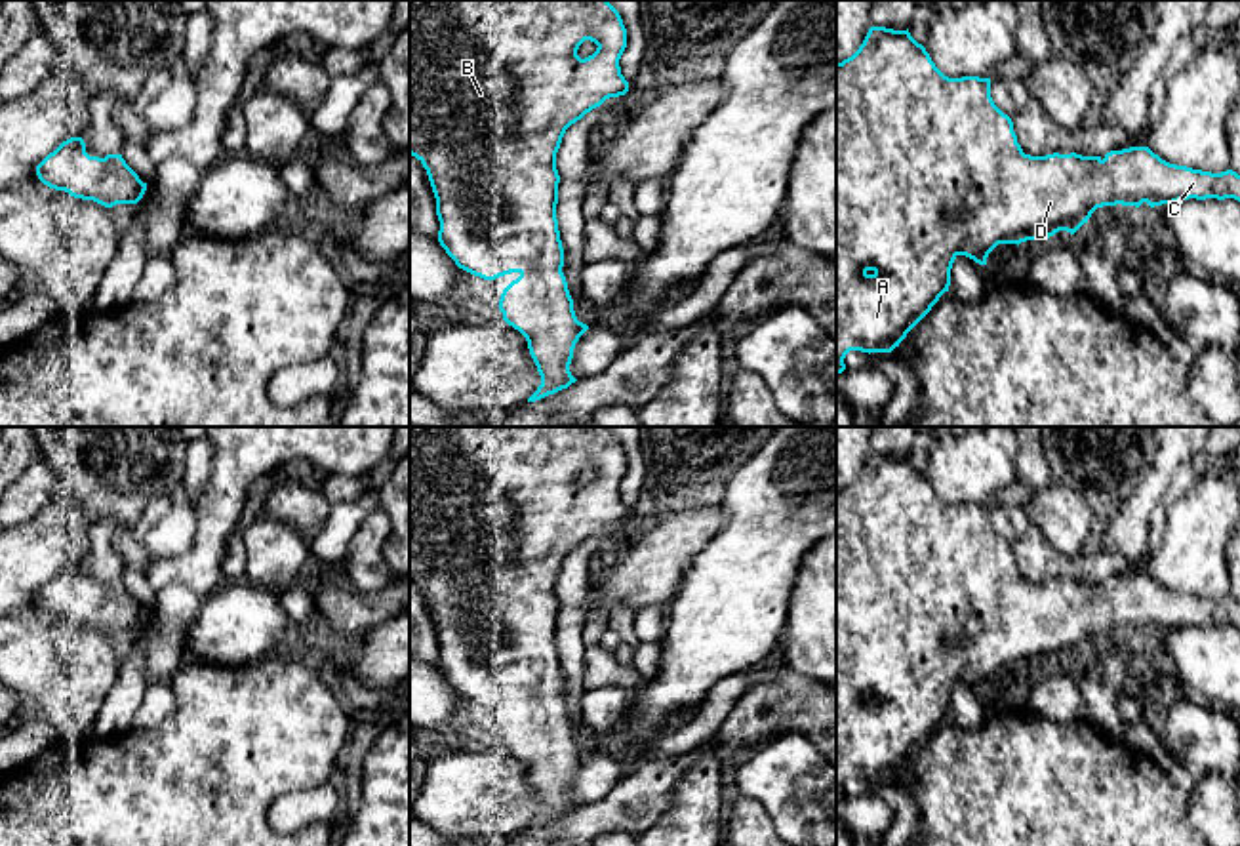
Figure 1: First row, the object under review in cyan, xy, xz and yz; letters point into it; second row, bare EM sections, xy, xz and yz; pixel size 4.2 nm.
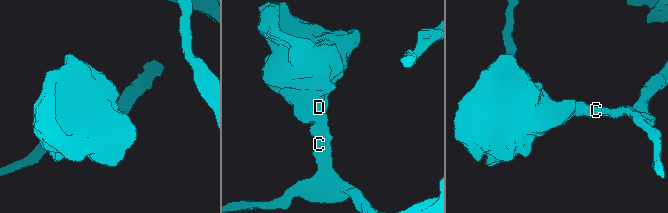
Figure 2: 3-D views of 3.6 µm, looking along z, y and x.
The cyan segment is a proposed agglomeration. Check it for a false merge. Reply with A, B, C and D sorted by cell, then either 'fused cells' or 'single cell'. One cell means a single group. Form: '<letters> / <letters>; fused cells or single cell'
A B C D; single cell

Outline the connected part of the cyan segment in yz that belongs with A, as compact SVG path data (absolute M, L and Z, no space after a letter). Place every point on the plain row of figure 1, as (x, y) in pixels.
M870 453L859 476L836 490L836 802L846 796L844 785L850 777L861 779L891 779L907 764L907 760L931 737L939 724L949 718L950 695L958 682L966 682L979 692L987 692L989 680L998 671L1021 671L1027 667L1044 667L1059 657L1074 661L1097 634L1103 633L1135 633L1147 629L1150 634L1173 631L1179 627L1234 625L1240 629L1240 602L1232 596L1211 600L1177 593L1162 587L1149 574L1130 574L1110 577L1101 583L1070 581L1025 581L1017 570L1013 549L1004 541L990 524L990 505L945 503L922 471L918 471L909 455L893 457L886 453Z

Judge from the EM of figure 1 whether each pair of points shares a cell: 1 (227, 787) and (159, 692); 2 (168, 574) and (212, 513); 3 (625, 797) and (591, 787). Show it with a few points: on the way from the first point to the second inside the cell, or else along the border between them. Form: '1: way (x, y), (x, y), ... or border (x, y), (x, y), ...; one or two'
1: border (172, 684), (176, 707), (153, 726), (130, 728); two
2: way (185, 566), (210, 542), (212, 530); one
3: border (623, 778), (600, 799), (578, 806); two

